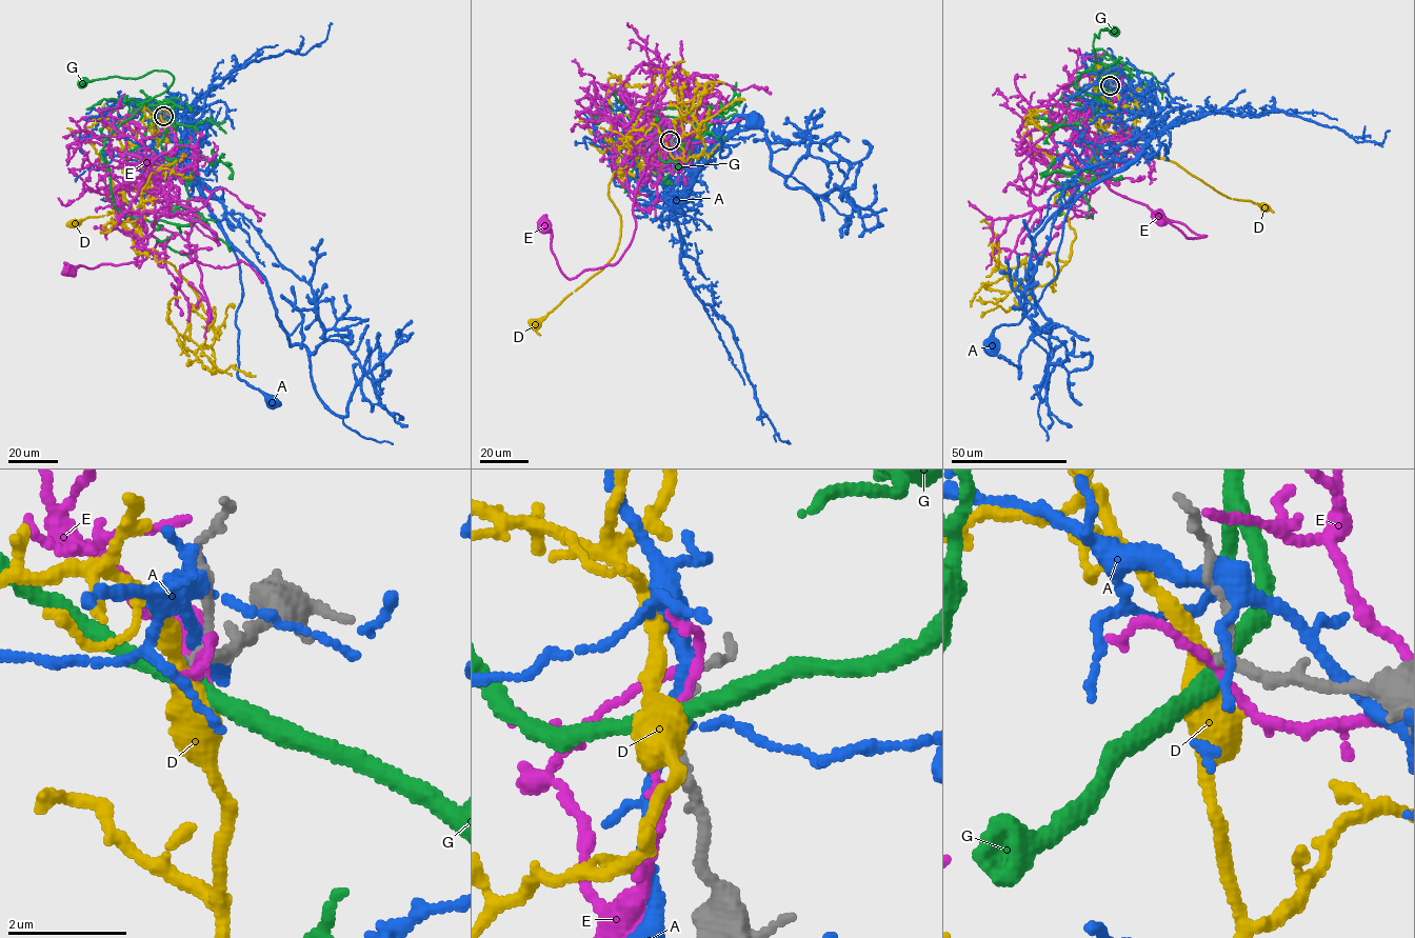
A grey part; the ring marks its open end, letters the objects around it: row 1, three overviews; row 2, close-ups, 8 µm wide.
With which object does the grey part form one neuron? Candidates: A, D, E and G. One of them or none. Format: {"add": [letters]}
{"add": ["G"]}

